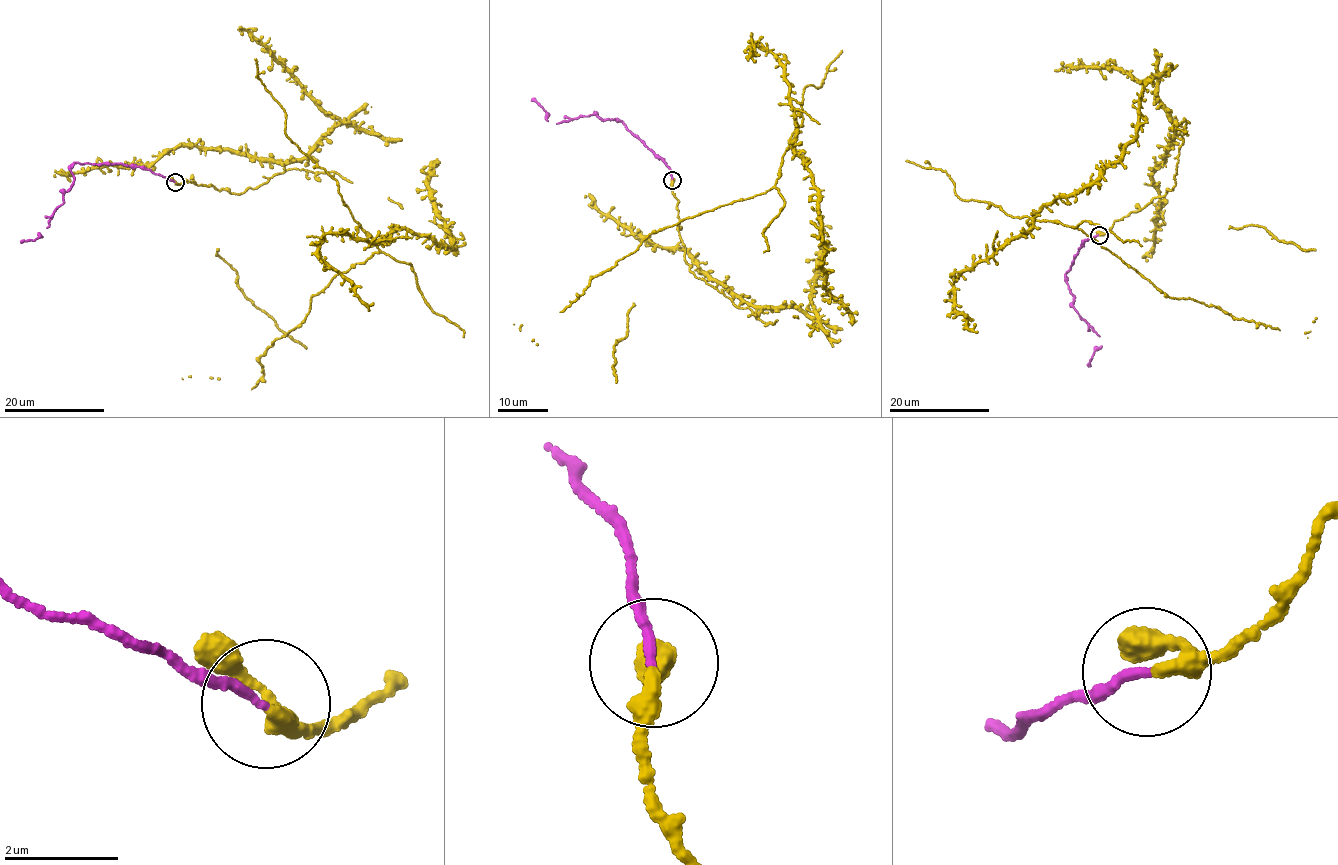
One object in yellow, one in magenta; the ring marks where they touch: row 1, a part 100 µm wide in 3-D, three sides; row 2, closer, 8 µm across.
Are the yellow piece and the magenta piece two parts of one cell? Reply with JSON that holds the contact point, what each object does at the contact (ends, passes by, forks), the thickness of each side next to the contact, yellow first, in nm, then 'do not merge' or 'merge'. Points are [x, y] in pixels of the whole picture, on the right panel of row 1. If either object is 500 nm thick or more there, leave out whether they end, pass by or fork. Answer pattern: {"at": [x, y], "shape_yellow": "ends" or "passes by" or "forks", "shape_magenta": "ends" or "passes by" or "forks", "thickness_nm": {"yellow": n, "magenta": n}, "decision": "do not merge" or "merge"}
{"at": [1099, 235], "shape_yellow": "passes by", "shape_magenta": "ends", "thickness_nm": {"yellow": 240, "magenta": 160}, "decision": "merge"}

